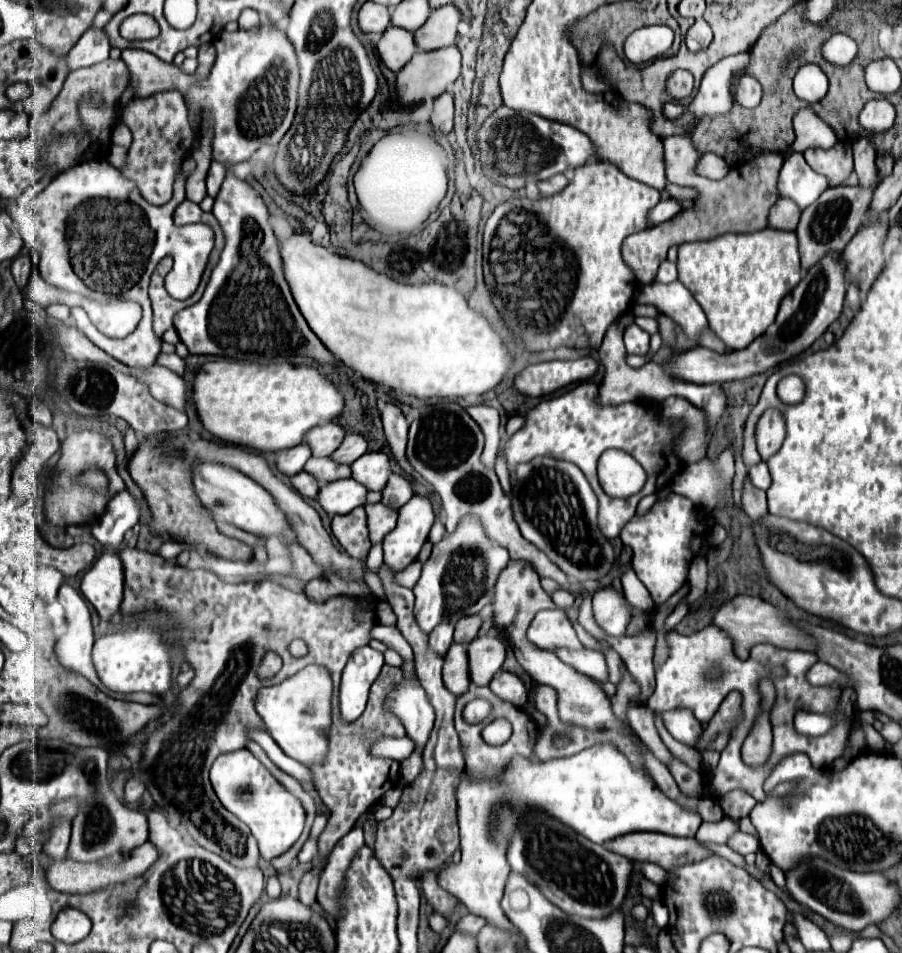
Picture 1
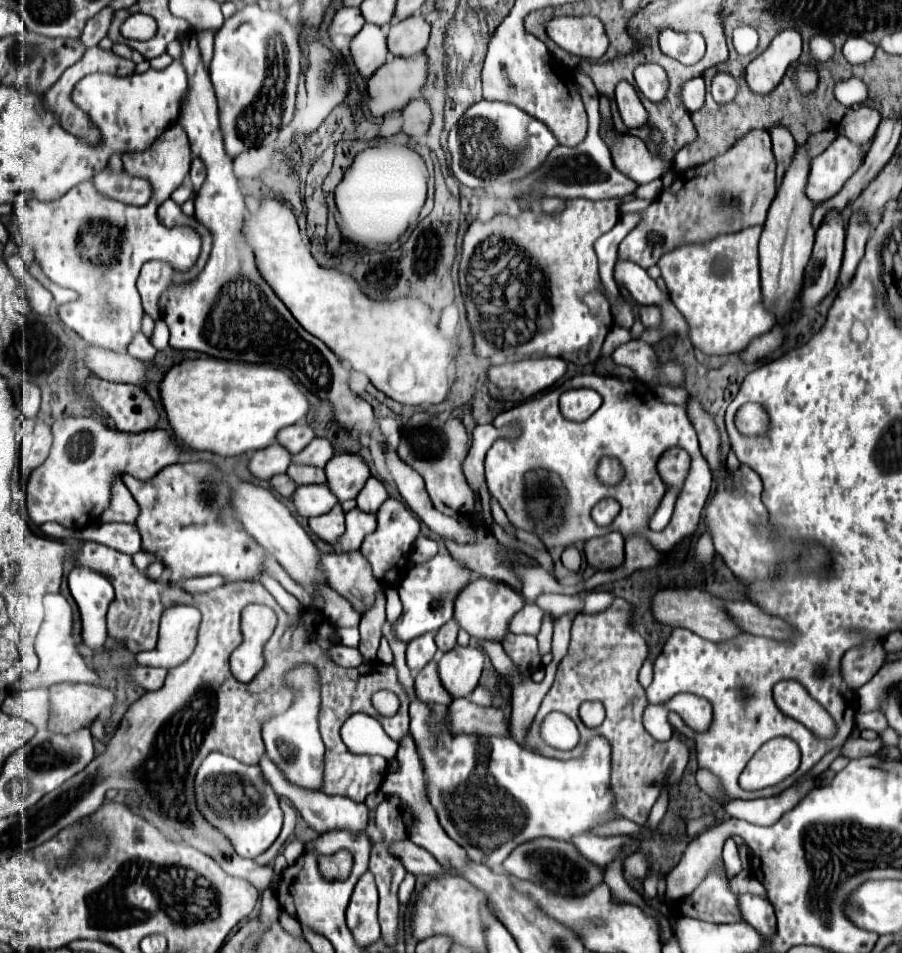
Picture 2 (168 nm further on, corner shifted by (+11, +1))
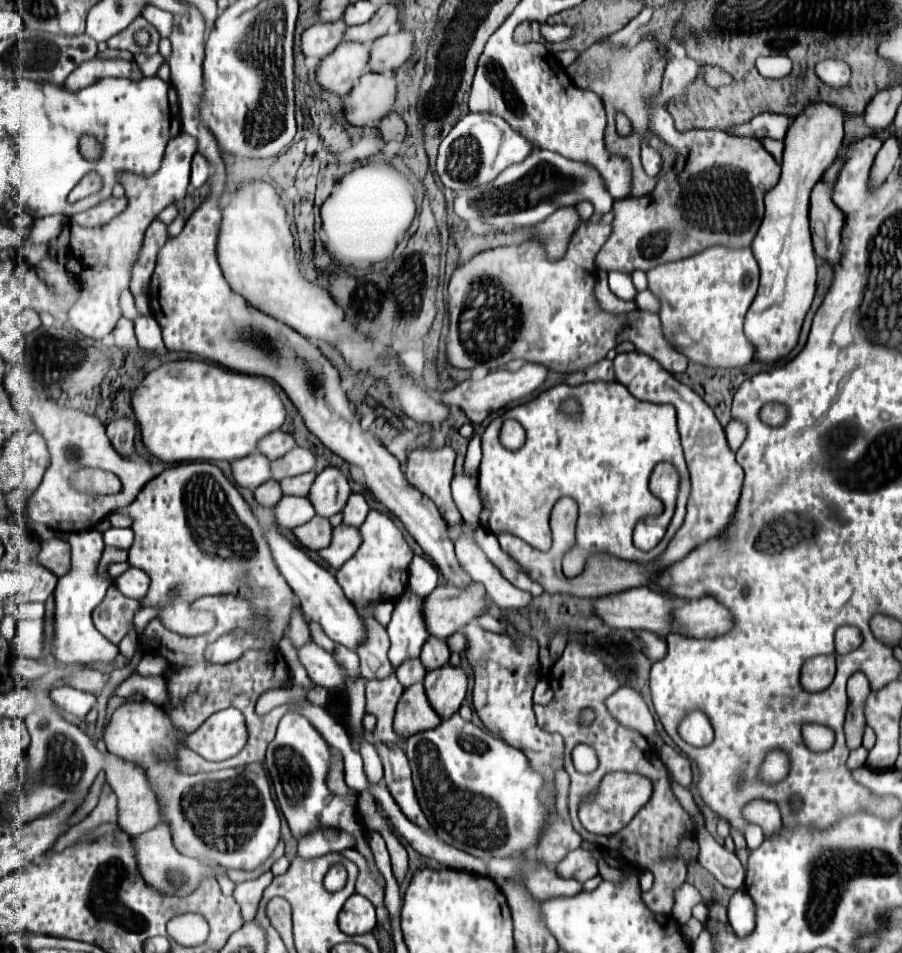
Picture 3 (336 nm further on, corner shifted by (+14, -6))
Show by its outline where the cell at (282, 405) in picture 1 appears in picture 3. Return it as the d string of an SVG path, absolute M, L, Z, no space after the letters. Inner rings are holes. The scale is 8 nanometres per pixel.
M177 360L149 372L131 394L141 440L161 462L215 462L249 456L257 442L285 422L275 384L203 360Z

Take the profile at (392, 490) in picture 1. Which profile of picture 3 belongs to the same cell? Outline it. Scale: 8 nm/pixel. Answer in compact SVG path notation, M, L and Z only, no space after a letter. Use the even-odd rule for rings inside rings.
M351 494L343 512L341 512L343 514L343 524L359 528L365 522L367 512L369 512L369 506L367 506L363 494Z

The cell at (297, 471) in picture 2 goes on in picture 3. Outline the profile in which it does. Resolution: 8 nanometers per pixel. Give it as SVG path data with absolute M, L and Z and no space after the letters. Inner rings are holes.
M311 470L311 472L307 472L307 474L299 474L299 476L293 476L293 478L285 478L285 480L281 480L279 484L281 484L283 494L307 496L307 494L309 494L309 488L311 488L311 484L313 484L313 480L315 480L315 476L317 476L317 472Z

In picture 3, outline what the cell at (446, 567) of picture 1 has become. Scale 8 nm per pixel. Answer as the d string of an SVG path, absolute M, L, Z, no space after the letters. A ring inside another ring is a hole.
M407 590L395 604L393 618L387 626L387 634L391 640L389 660L395 668L399 668L409 658L417 658L425 640L429 638L421 614L421 604L423 598L411 594L411 590Z

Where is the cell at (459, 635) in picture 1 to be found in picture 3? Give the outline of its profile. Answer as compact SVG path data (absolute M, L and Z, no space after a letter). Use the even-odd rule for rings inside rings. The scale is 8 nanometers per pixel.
M427 638L423 650L421 650L421 662L423 666L429 670L435 670L435 668L441 668L449 662L449 648L445 646L445 640L439 640L439 638Z

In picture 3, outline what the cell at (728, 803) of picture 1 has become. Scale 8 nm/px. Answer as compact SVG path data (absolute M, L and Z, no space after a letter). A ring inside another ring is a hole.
M751 824L751 826L747 828L747 832L745 832L745 840L747 840L747 848L749 848L749 850L761 846L761 842L763 842L763 832L761 832L761 828L759 828L757 824Z

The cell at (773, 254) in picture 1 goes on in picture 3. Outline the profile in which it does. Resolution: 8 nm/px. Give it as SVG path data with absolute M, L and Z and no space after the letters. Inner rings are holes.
M713 246L695 256L651 268L647 272L647 280L649 290L657 294L661 302L659 320L663 336L679 354L685 354L687 360L705 368L741 368L753 360L755 348L743 334L743 318L757 294L759 284L759 266L751 254L751 248L731 250L725 246Z

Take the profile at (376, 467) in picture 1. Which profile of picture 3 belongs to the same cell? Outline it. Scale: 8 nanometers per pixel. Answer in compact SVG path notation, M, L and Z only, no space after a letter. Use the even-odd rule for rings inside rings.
M333 466L317 474L313 482L313 490L309 490L309 498L313 502L317 516L325 516L325 518L331 518L333 514L341 512L349 500L349 494L351 488L347 476Z

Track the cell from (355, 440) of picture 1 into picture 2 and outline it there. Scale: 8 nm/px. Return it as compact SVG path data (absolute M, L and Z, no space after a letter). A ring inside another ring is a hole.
M316 437L304 451L292 455L294 463L304 463L304 465L314 465L314 467L326 467L326 463L334 457L334 445L324 439Z

